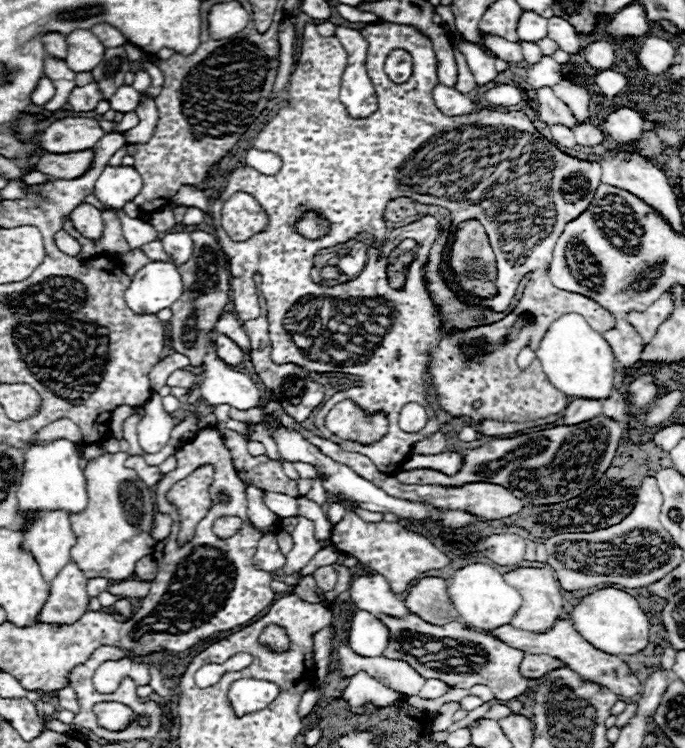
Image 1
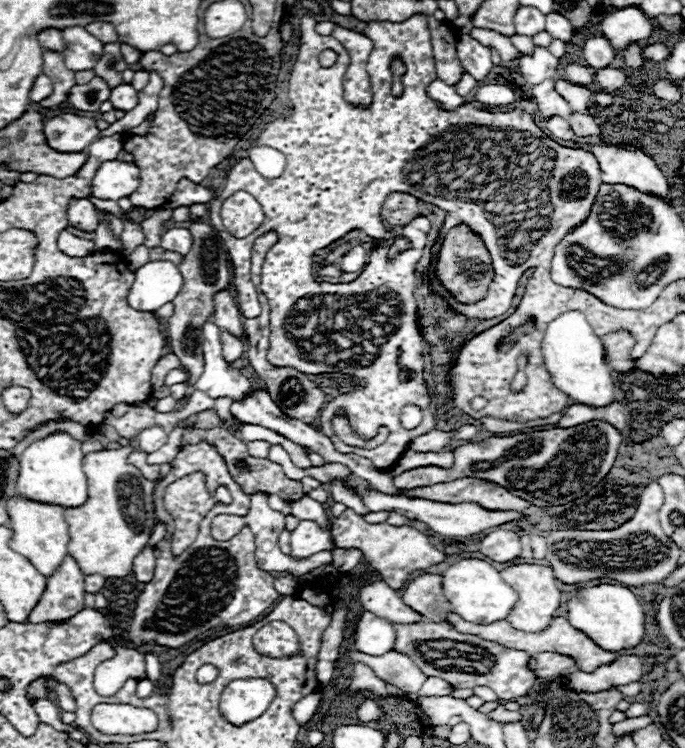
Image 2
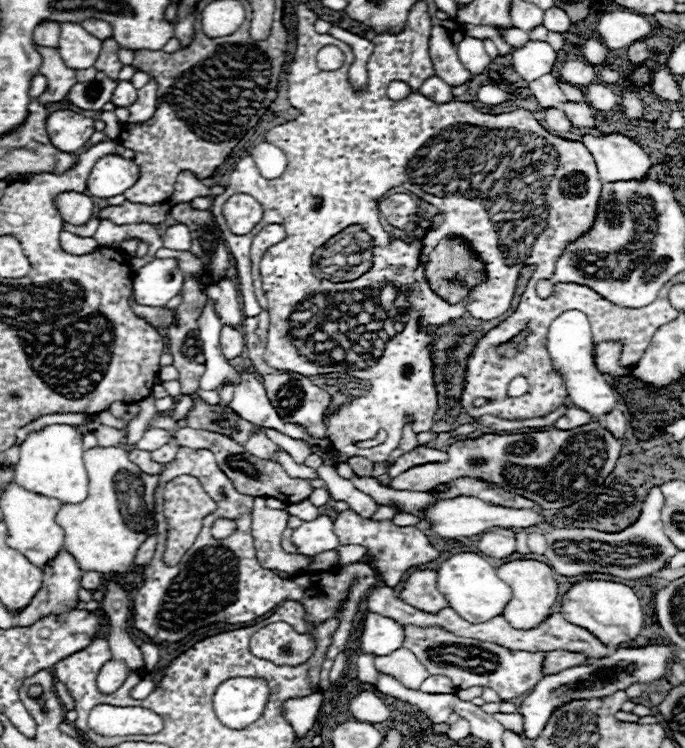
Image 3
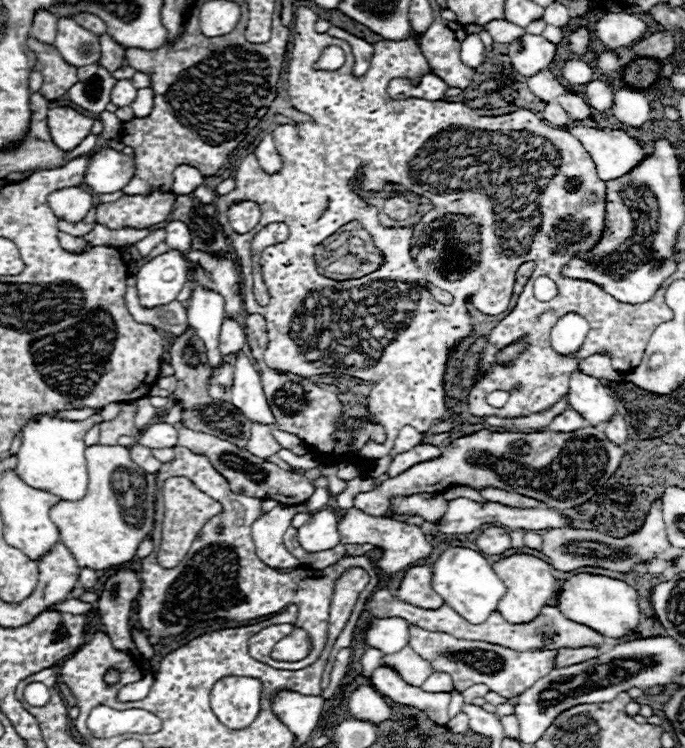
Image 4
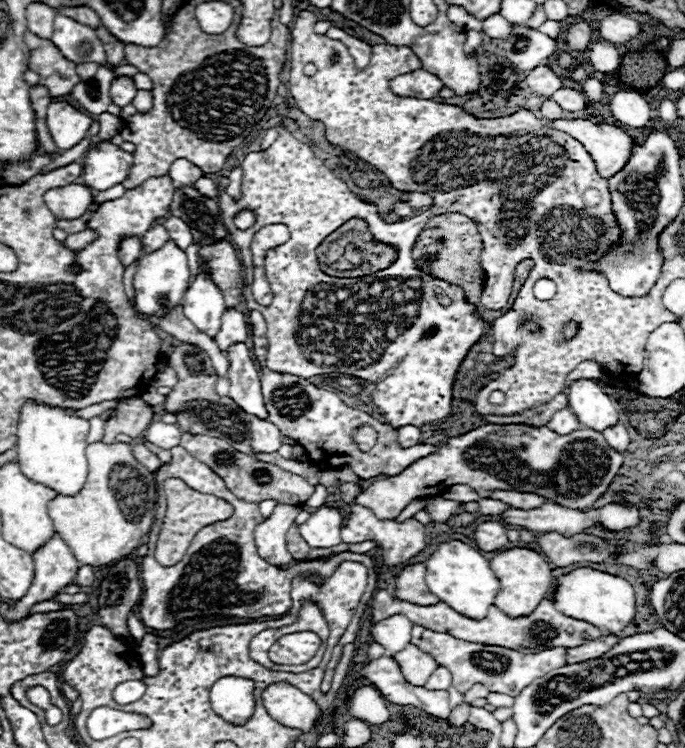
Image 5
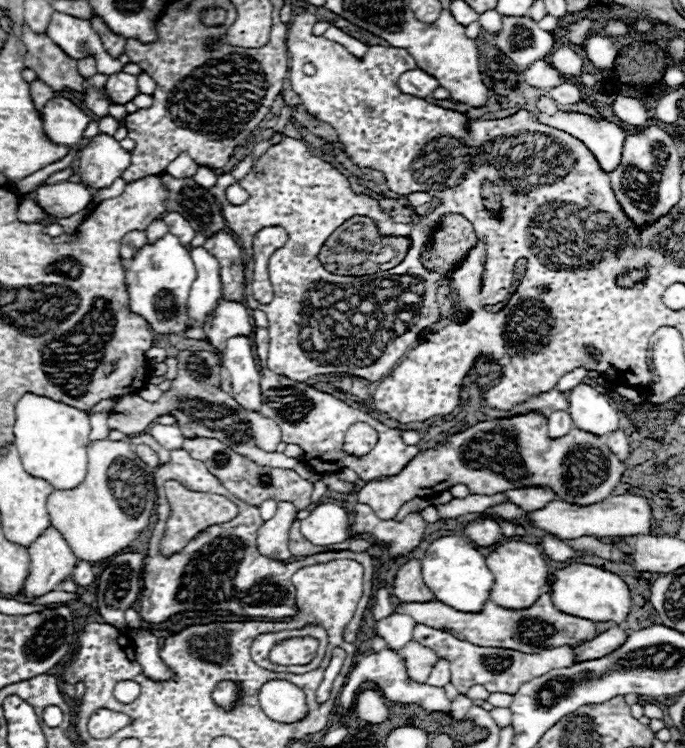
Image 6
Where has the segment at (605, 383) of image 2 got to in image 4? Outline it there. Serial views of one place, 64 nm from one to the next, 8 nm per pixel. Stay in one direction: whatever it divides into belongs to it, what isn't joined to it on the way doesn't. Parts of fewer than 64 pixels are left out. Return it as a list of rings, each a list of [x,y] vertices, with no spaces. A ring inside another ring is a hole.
[[[570,312],[554,324],[550,332],[550,346],[560,356],[572,356],[584,344],[586,334],[588,334],[588,322],[580,314]],[[580,370],[570,374],[570,390],[566,398],[570,408],[580,412],[592,426],[608,422],[616,414],[612,390],[604,386],[600,378],[582,374]]]

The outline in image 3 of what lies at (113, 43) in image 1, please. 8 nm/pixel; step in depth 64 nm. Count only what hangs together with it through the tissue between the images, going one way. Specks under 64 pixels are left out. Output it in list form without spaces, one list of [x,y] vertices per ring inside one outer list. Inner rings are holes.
[[[84,20],[80,26],[84,26],[88,32],[92,32],[92,36],[96,36],[100,40],[112,38],[112,26],[104,20]]]

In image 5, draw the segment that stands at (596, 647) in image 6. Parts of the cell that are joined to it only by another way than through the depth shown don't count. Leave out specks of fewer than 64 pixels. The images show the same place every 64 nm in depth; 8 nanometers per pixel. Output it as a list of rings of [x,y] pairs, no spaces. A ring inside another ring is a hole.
[[[608,634],[608,636],[602,636],[600,640],[594,640],[594,642],[576,646],[576,648],[568,648],[566,664],[578,664],[578,662],[584,662],[584,660],[598,658],[598,656],[602,656],[604,652],[608,652],[608,648],[612,648],[612,646],[618,644],[618,642],[620,642],[618,636]]]

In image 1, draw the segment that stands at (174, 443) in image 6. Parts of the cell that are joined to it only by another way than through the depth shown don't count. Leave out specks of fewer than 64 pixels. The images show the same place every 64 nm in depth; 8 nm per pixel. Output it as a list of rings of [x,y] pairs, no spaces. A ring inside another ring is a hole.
[[[154,392],[152,398],[144,404],[144,416],[136,428],[138,444],[146,454],[156,454],[168,444],[174,426],[176,420],[162,408],[162,398]]]

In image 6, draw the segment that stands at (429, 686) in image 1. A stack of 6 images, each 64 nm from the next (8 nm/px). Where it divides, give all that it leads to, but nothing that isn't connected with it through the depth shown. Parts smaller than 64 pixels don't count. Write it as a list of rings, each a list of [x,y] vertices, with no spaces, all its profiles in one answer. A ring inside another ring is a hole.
[[[438,660],[426,684],[432,684],[436,688],[444,688],[448,682],[450,682],[450,664],[446,660]]]

